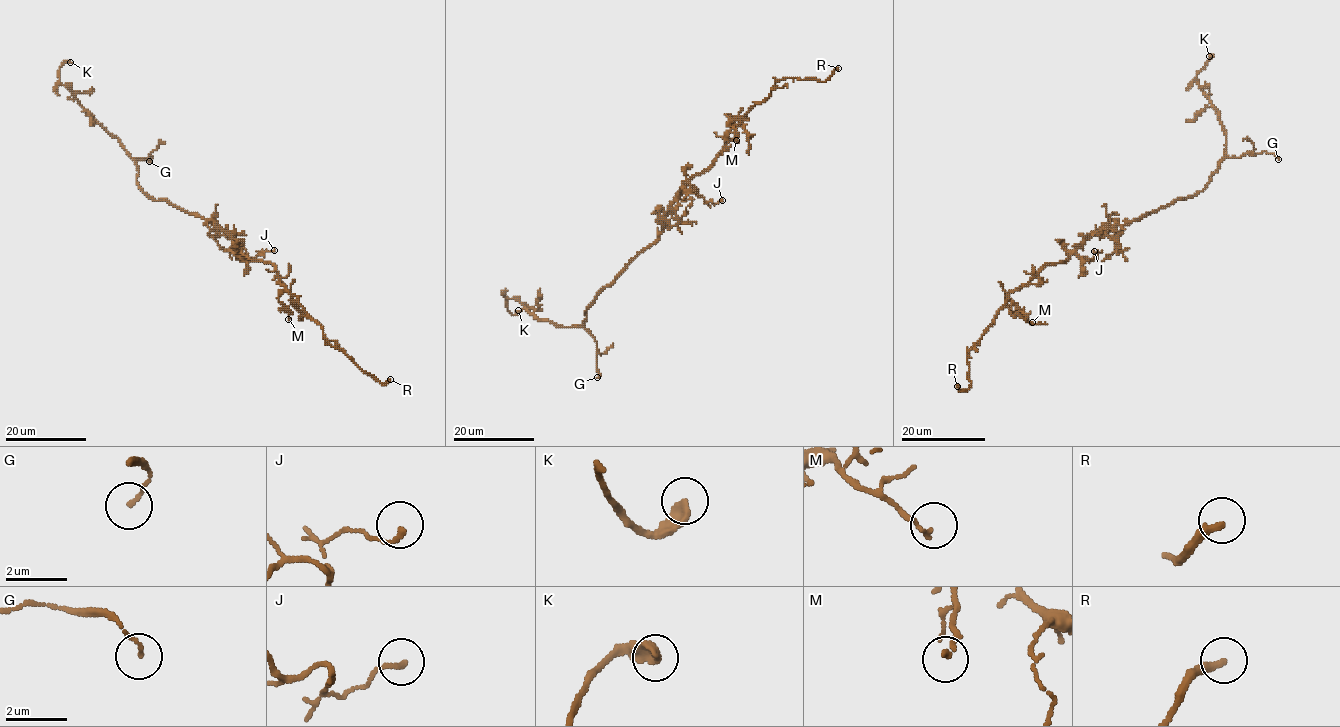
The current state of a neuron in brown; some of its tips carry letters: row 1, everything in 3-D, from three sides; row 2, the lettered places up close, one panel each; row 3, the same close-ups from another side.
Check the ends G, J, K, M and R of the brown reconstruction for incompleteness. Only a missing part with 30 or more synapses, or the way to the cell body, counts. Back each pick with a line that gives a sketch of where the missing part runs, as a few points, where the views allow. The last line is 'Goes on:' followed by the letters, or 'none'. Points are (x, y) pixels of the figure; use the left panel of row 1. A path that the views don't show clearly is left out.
Goes on: R

